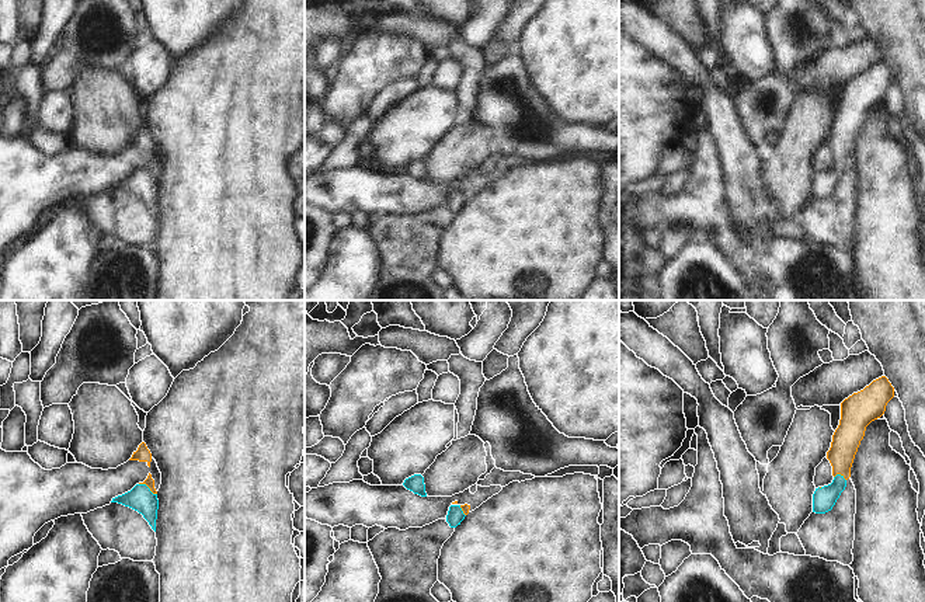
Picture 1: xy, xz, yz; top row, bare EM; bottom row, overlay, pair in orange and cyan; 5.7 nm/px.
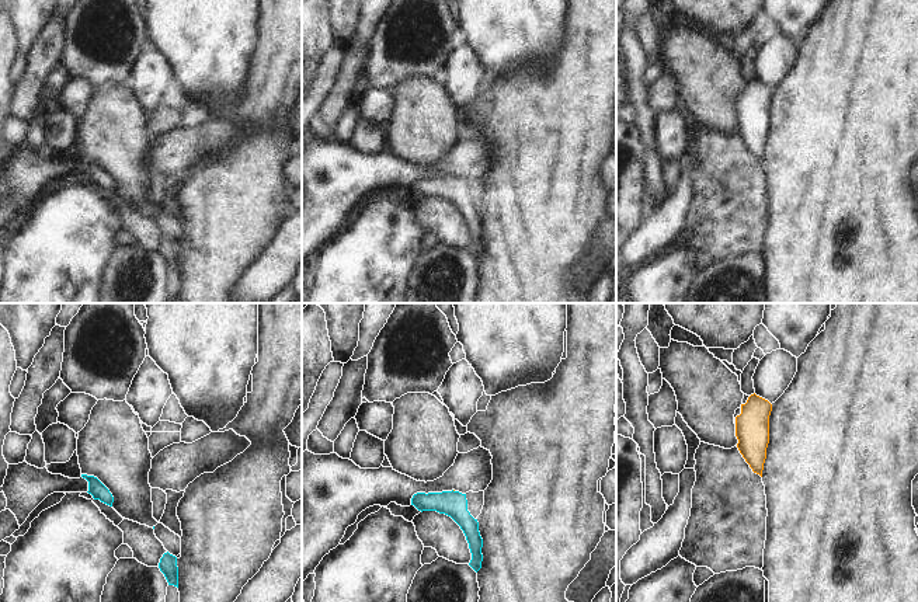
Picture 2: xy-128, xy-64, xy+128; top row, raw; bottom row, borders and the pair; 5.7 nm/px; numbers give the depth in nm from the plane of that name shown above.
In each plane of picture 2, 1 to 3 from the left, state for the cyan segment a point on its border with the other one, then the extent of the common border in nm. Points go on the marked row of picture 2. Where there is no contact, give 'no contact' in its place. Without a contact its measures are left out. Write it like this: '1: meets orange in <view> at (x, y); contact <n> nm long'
1: no contact
2: no contact
3: no contact

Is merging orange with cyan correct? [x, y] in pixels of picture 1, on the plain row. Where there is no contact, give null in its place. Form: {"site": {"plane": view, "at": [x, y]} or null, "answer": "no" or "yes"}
{"site": {"plane": "xy", "at": [148, 171]}, "answer": "yes"}

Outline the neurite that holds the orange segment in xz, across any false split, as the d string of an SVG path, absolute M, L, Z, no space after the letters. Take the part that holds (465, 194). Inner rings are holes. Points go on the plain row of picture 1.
M451 191L448 201L446 201L446 208L449 209L451 213L456 213L460 210L460 208L465 205L465 202L469 199L470 191Z

